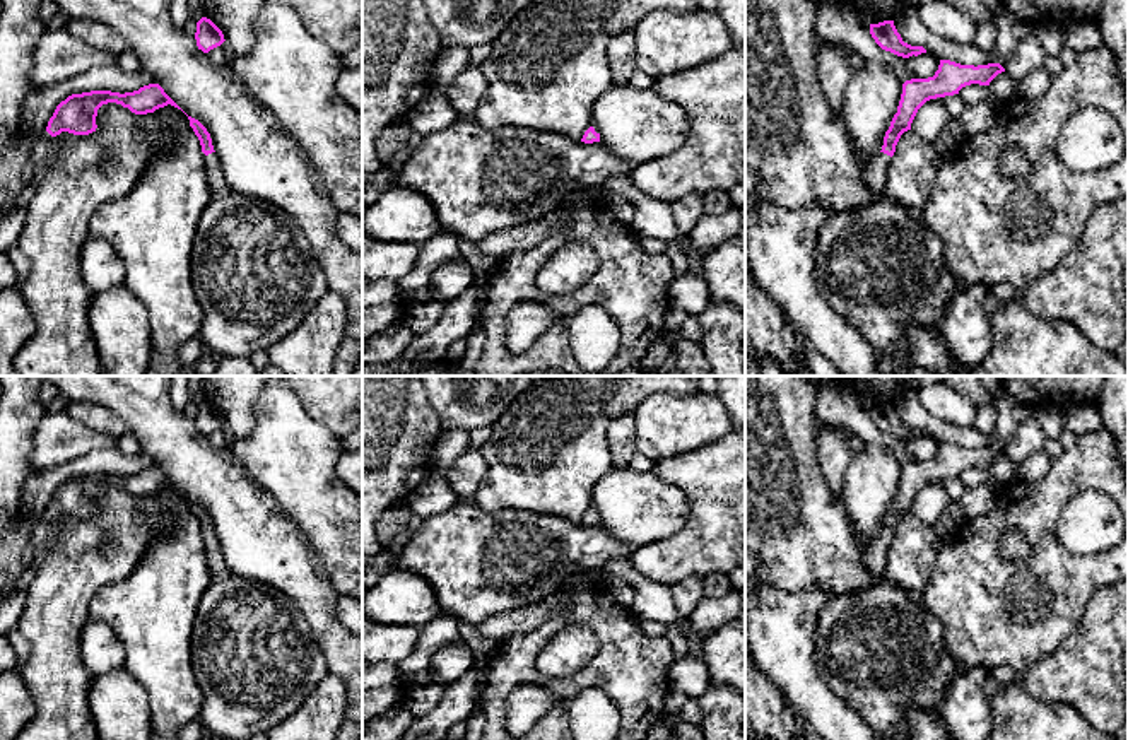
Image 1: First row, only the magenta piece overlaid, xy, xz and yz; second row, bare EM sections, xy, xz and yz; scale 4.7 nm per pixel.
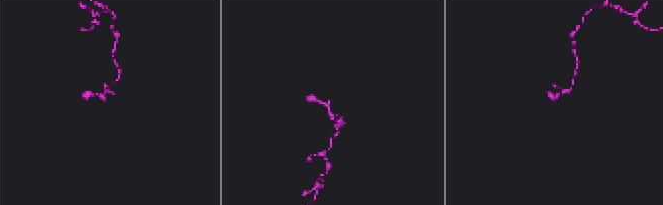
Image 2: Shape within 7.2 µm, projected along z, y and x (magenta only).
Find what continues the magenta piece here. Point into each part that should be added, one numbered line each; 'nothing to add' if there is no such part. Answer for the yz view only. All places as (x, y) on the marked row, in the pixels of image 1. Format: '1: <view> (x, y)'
1: yz (875, 175)

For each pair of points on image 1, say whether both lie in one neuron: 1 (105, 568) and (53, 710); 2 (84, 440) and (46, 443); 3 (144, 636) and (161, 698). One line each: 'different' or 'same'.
1: same
2: same
3: same

